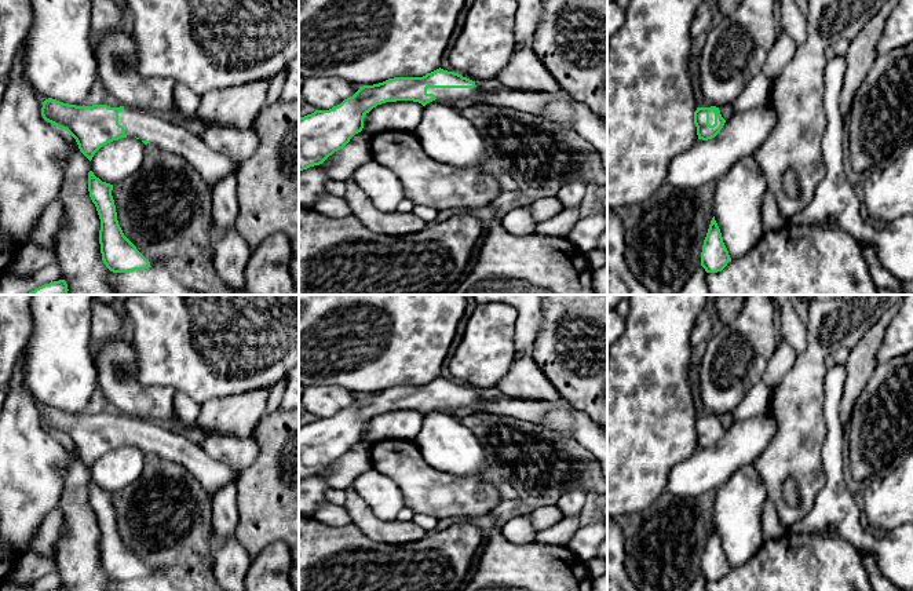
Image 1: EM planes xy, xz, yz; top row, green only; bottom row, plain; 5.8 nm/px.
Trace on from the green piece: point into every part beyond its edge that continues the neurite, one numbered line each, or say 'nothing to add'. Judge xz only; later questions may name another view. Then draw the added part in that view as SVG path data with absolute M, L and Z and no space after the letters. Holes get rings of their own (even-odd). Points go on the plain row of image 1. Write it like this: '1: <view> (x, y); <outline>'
1: xz (441, 402); M427 397L427 402L434 402L438 409L470 406L475 412L482 412L487 400L474 397Z

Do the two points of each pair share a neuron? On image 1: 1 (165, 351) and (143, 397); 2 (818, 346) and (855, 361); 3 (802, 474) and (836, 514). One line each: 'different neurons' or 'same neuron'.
1: different neurons
2: different neurons
3: different neurons

